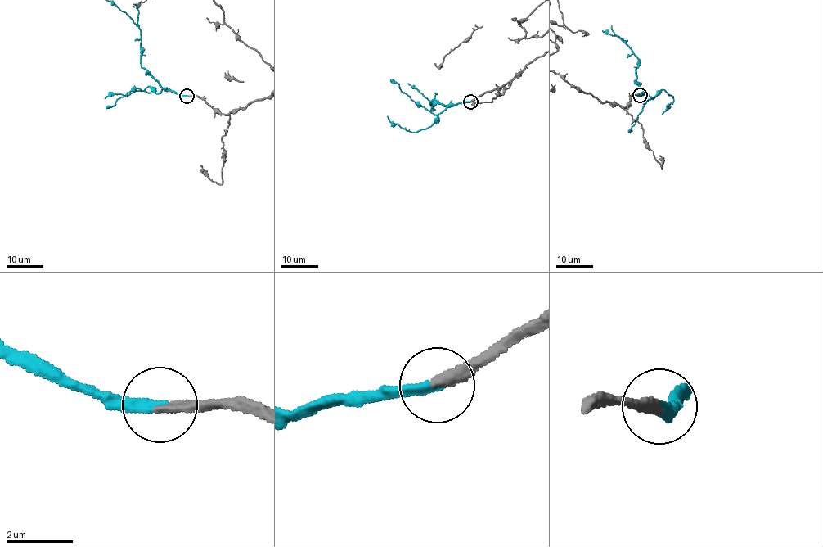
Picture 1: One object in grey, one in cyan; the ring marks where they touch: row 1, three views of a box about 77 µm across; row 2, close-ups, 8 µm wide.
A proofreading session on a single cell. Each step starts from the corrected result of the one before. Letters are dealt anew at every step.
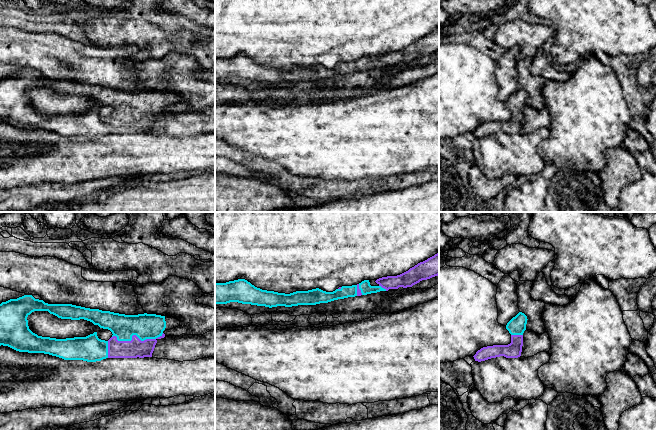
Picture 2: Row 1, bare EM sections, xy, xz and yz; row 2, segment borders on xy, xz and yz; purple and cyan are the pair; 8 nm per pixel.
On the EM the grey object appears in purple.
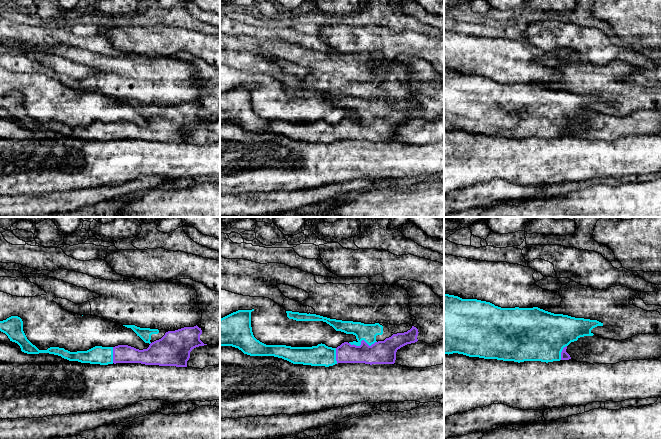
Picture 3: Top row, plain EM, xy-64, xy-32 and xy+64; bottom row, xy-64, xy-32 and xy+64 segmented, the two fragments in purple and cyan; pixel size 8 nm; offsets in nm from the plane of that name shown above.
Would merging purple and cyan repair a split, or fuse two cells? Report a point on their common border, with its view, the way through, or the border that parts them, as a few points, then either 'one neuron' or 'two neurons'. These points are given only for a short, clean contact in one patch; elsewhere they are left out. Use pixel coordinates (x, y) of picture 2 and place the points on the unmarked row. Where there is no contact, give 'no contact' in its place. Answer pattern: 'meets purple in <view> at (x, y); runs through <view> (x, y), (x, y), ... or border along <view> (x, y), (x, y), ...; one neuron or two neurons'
meets purple in xy at (136, 112); one neuron

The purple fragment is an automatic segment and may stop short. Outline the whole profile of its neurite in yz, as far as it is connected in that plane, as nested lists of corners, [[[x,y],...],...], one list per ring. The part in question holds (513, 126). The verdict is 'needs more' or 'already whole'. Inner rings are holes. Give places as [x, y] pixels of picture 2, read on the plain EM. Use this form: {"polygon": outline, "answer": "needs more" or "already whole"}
{"polygon": [[[519,88],[506,101],[506,105],[511,110],[511,119],[508,121],[483,123],[473,132],[475,137],[481,138],[500,132],[506,134],[520,133],[523,122],[523,109],[526,106],[527,96],[527,92],[524,89]]], "answer": "needs more"}

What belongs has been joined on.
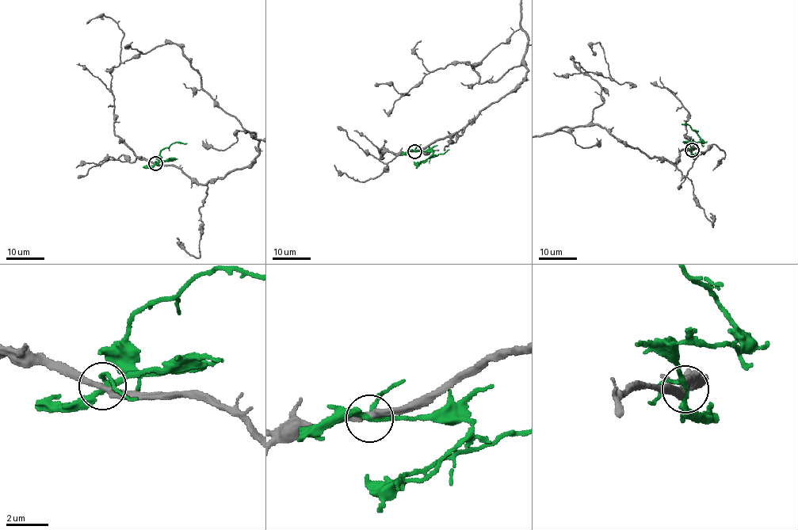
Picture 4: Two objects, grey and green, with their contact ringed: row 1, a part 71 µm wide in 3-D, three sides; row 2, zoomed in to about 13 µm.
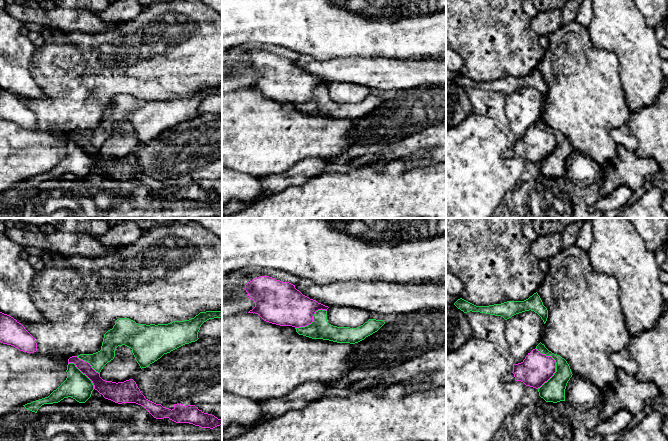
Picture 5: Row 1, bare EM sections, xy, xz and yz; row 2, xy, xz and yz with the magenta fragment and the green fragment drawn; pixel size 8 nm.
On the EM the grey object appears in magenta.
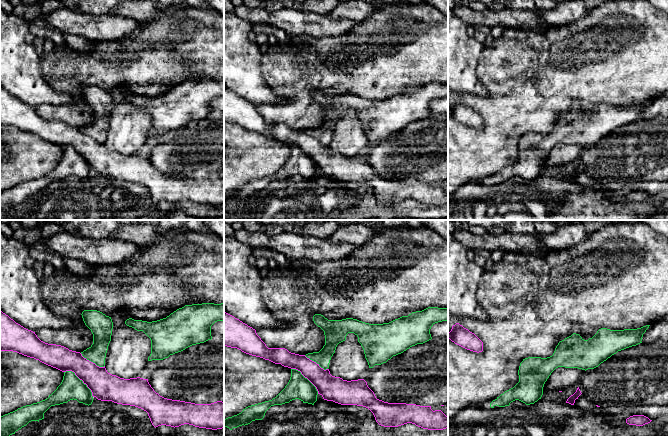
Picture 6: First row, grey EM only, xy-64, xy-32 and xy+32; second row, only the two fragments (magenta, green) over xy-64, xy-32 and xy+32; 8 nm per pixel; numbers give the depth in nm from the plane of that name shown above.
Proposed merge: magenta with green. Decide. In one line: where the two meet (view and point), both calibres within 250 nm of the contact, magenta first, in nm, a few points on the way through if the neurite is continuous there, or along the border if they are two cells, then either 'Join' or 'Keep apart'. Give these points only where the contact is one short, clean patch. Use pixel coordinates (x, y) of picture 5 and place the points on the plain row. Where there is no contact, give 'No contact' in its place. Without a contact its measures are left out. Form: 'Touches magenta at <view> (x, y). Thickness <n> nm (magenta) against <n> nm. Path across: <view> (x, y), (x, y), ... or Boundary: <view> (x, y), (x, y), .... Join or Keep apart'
Touches magenta at yz (555, 142). Thickness 260 nm (magenta) against 180 nm. Keep apart

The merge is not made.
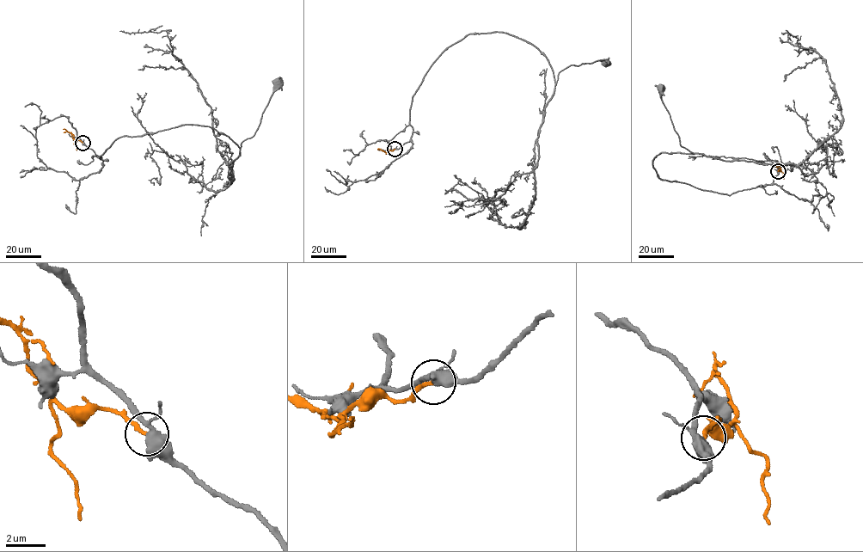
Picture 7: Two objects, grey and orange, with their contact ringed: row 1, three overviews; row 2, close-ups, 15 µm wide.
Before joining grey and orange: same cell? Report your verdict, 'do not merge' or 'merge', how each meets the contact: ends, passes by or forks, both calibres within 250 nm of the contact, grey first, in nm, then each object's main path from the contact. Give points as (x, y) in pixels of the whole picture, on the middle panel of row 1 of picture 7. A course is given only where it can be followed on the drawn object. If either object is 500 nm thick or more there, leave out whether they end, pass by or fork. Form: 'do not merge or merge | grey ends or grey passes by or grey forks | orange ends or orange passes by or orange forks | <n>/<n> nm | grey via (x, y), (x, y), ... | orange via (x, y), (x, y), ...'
do not merge | grey forks | orange ends | 360/190 nm | grey via (394, 149), (411, 138), (412, 99), (426, 72), (468, 34), (531, 43), (556, 82), (572, 64), (606, 63) | orange via (394, 149), (386, 152), (377, 149)

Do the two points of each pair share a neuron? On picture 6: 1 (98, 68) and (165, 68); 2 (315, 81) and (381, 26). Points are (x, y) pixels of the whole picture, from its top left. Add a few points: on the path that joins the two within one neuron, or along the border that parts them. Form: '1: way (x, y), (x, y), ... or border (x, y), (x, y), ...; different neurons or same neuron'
1: way (115, 69), (122, 72), (130, 68), (148, 68); same neuron
2: way (334, 70), (353, 64), (362, 43); same neuron

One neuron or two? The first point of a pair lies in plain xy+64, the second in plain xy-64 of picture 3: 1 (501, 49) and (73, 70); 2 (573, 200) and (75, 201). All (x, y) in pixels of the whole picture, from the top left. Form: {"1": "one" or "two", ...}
{"1": "two", "2": "two"}

